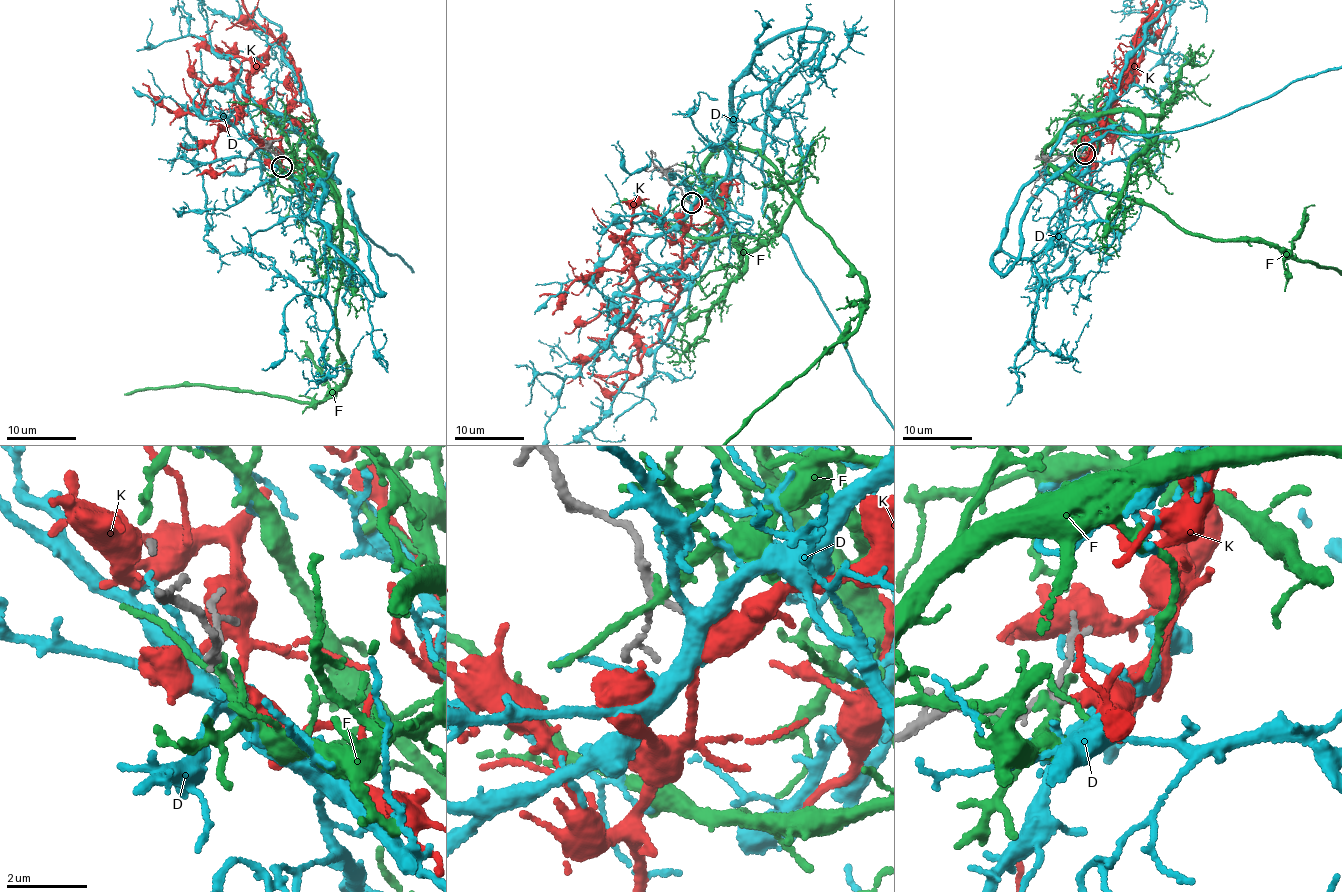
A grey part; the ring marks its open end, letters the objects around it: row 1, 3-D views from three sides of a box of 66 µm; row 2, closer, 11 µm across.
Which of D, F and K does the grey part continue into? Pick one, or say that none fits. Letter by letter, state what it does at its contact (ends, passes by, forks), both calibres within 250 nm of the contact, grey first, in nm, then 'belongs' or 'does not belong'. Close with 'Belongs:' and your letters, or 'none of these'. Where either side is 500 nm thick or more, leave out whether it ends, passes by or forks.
D: it forks | 150/360 nm | belongs
F: it passes by | 160/200 nm | does not belong
K: it ends | 130/360 nm | does not belong
Belongs: D

